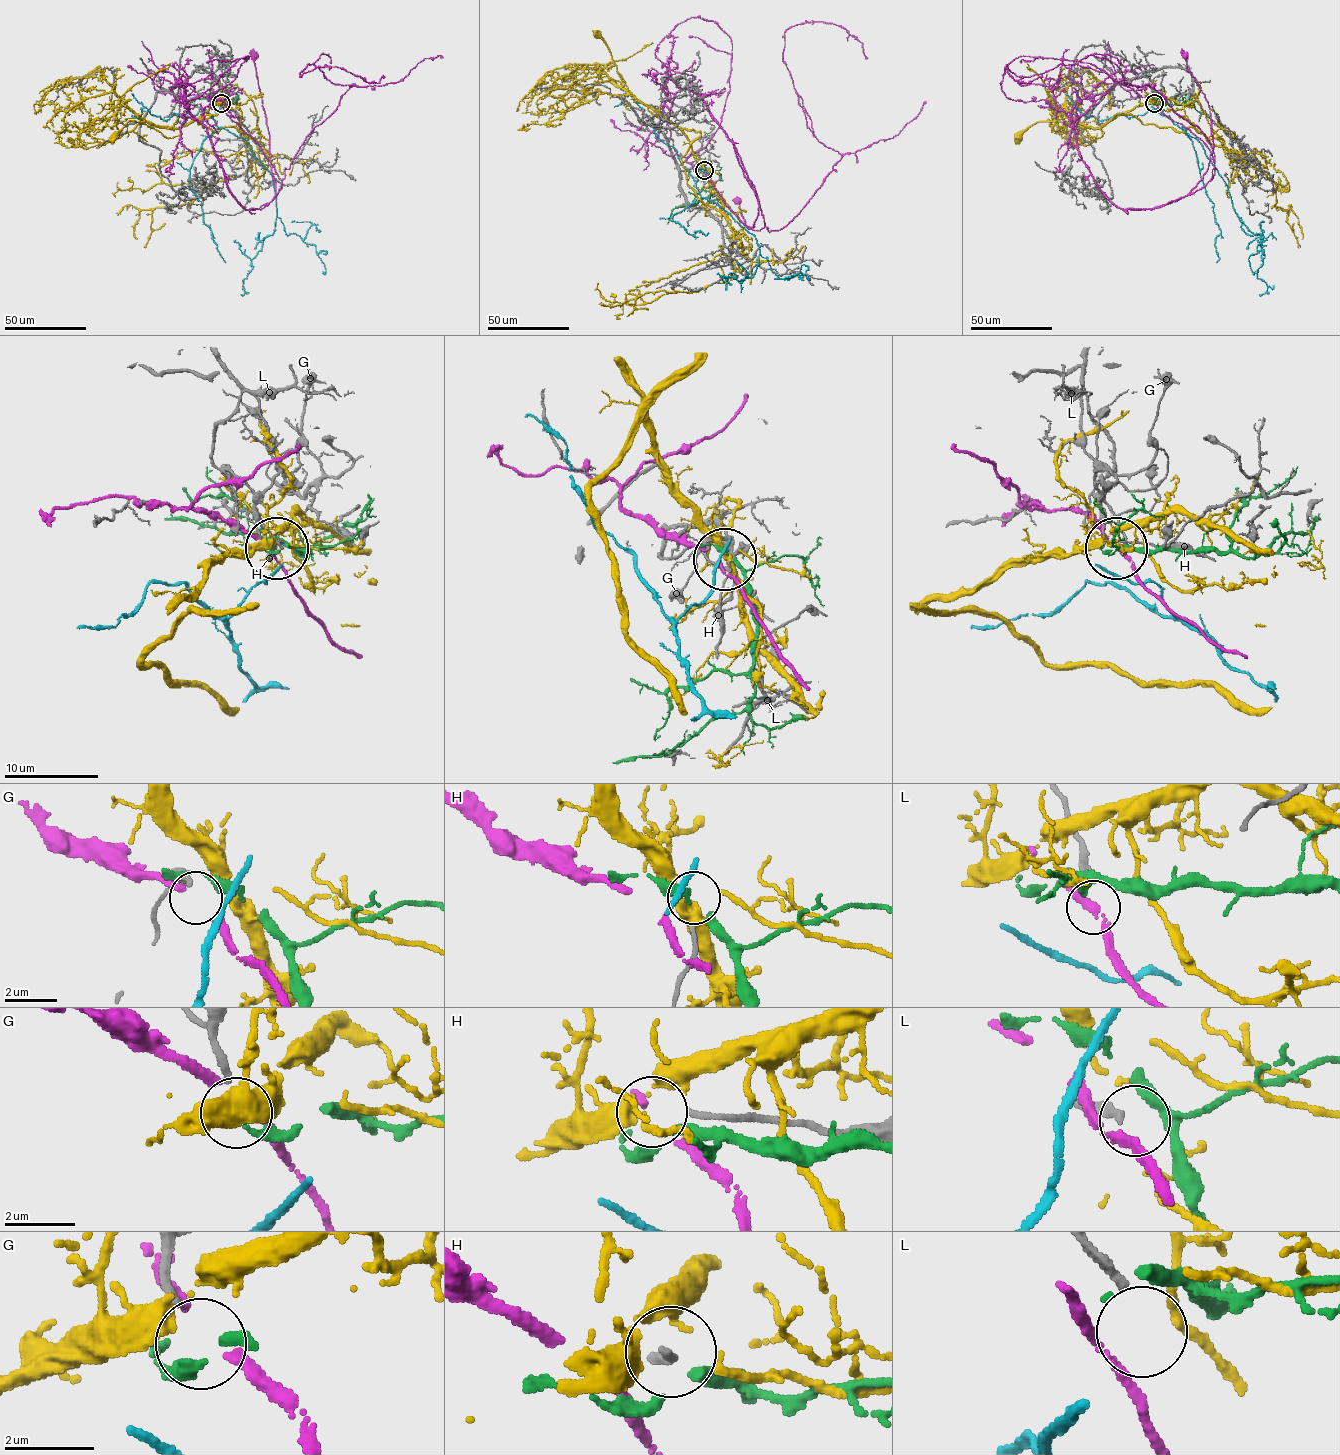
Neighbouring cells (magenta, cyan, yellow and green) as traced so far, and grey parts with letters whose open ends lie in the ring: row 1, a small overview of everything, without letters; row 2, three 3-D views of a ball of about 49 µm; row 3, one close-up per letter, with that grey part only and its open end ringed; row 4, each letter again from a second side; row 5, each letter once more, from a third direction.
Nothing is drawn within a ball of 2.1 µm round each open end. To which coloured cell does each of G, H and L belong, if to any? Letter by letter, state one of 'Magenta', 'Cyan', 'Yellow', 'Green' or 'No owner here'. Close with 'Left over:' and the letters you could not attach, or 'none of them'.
G: No owner here
H: No owner here
L: No owner here
Left over: G, H, L

